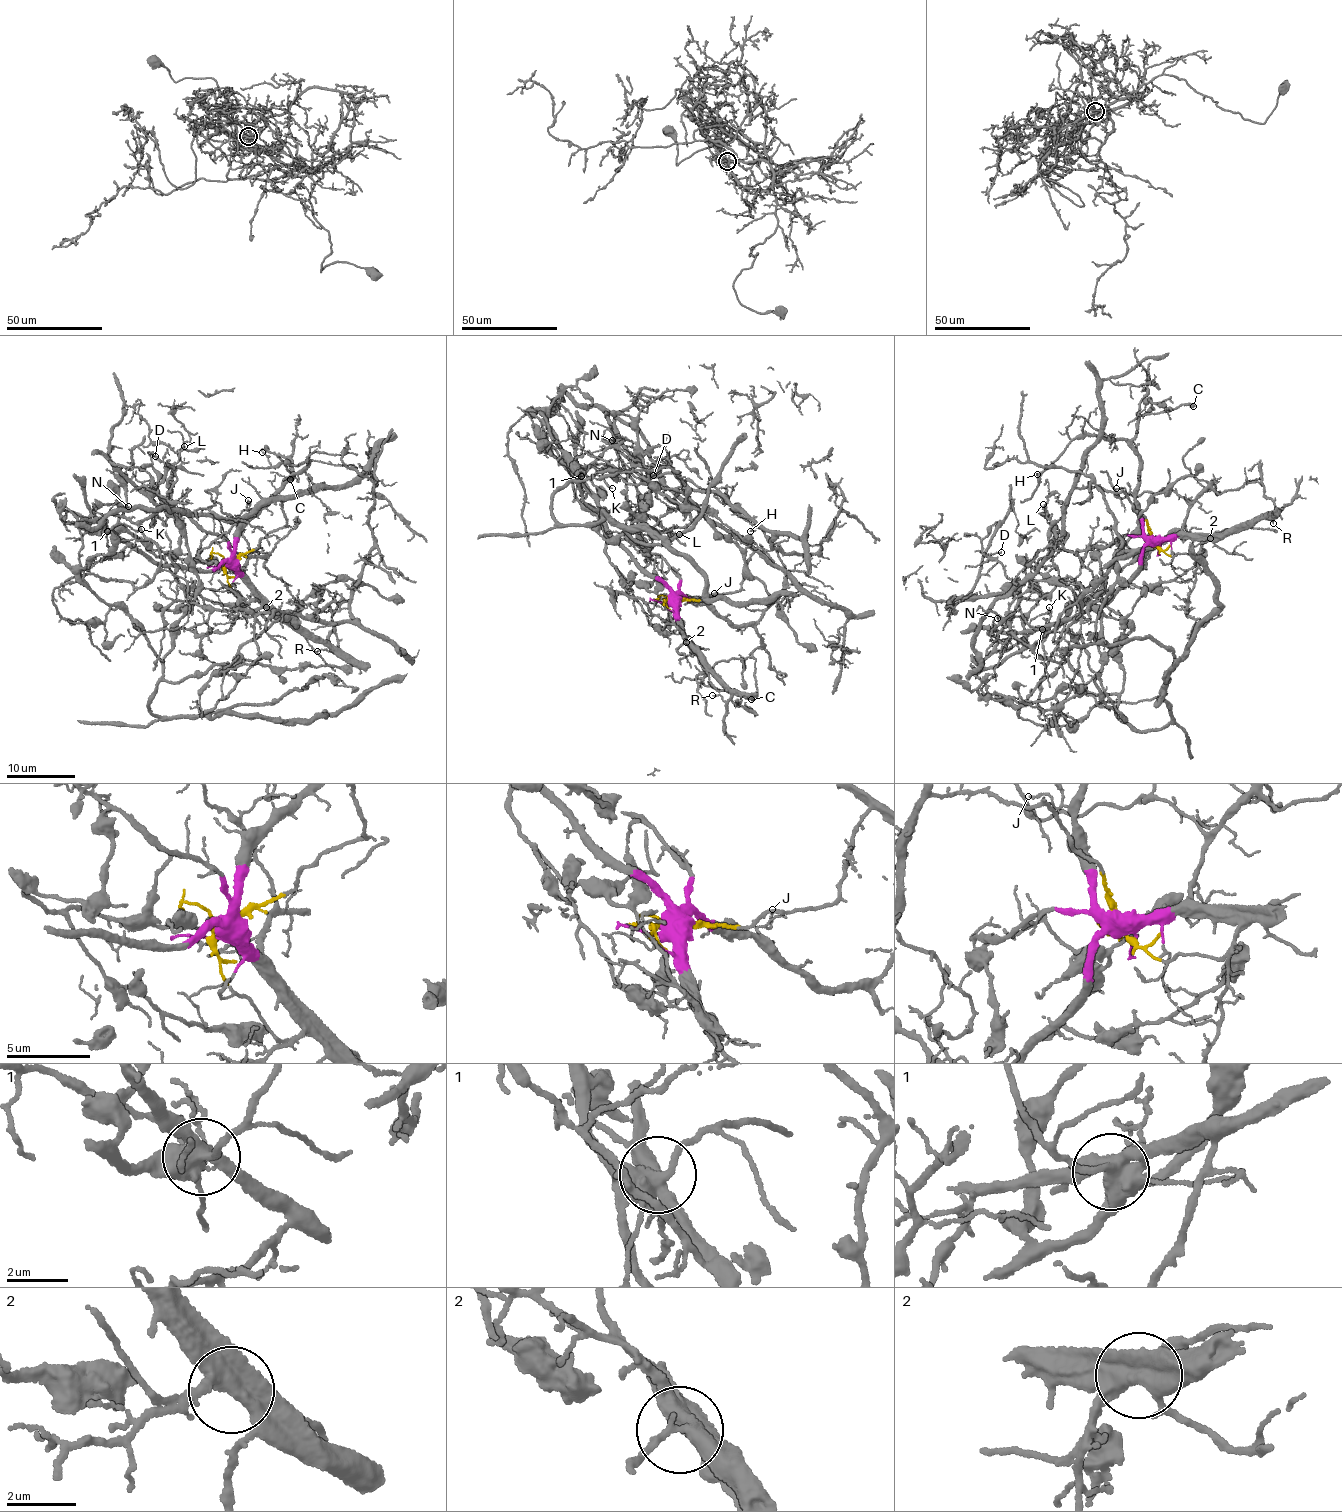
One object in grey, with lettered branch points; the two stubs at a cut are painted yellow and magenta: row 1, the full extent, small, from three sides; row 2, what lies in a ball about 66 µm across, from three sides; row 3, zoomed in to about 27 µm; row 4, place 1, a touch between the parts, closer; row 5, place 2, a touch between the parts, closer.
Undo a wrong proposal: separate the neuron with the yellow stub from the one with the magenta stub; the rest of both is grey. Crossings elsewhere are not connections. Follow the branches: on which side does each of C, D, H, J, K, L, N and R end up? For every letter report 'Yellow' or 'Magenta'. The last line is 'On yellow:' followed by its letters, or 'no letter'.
C: Magenta
D: Yellow
H: Magenta
J: Magenta
K: Yellow
L: Yellow
N: Yellow
R: Magenta
On yellow: D, K, L, N

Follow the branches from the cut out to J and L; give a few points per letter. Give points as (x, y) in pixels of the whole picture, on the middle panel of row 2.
J: (672, 599), (682, 595), (689, 603), (700, 606), (709, 603), (714, 593)
L: (672, 599), (738, 591), (755, 551), (635, 467), (627, 488), (632, 513), (680, 534)

